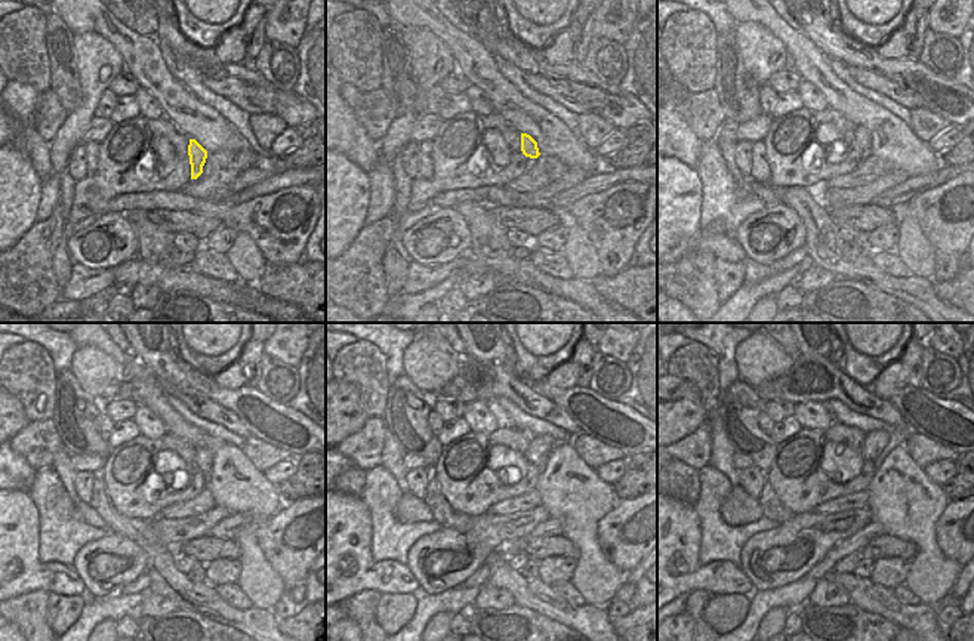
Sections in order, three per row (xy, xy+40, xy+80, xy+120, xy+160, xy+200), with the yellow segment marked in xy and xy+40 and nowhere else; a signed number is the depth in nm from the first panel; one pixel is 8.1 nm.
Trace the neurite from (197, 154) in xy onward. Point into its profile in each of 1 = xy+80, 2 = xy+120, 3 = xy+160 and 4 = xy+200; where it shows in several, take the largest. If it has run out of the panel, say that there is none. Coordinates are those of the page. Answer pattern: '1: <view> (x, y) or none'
1: xy+80 (862, 135)
2: xy+120 (203, 459)
3: xy+160 (541, 446)
4: xy+200 (875, 441)

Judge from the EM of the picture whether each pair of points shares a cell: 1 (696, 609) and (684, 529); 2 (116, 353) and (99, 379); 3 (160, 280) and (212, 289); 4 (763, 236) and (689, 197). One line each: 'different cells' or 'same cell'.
1: different cells
2: different cells
3: same cell
4: different cells

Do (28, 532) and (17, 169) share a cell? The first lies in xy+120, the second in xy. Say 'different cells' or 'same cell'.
same cell

